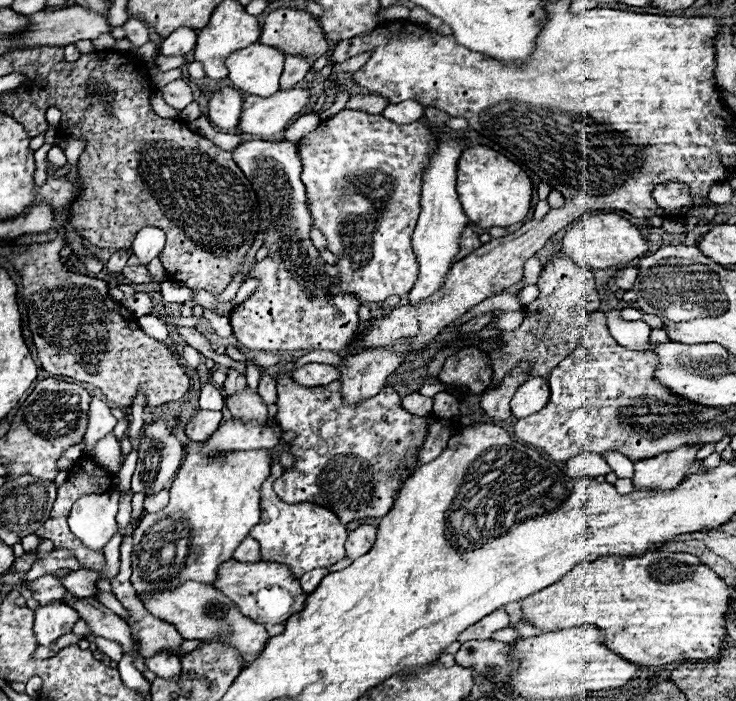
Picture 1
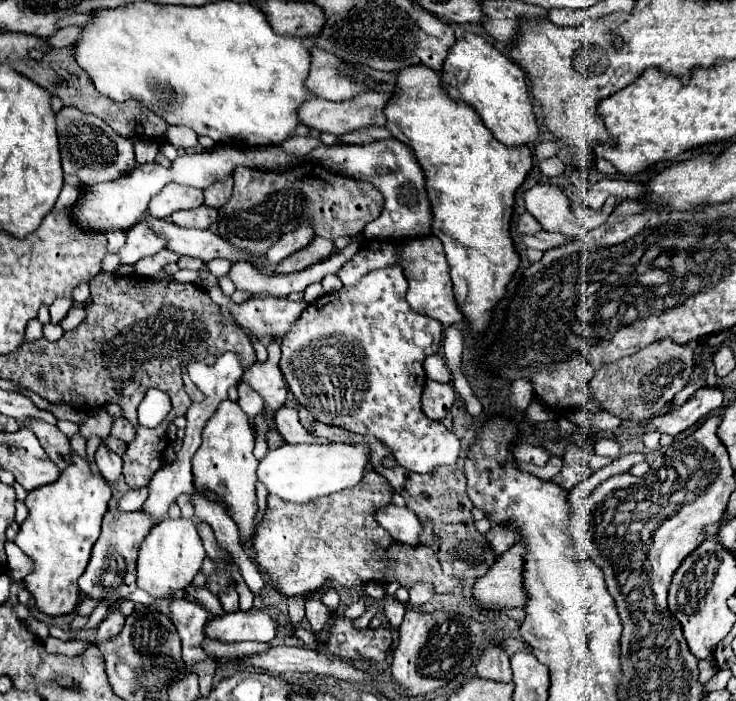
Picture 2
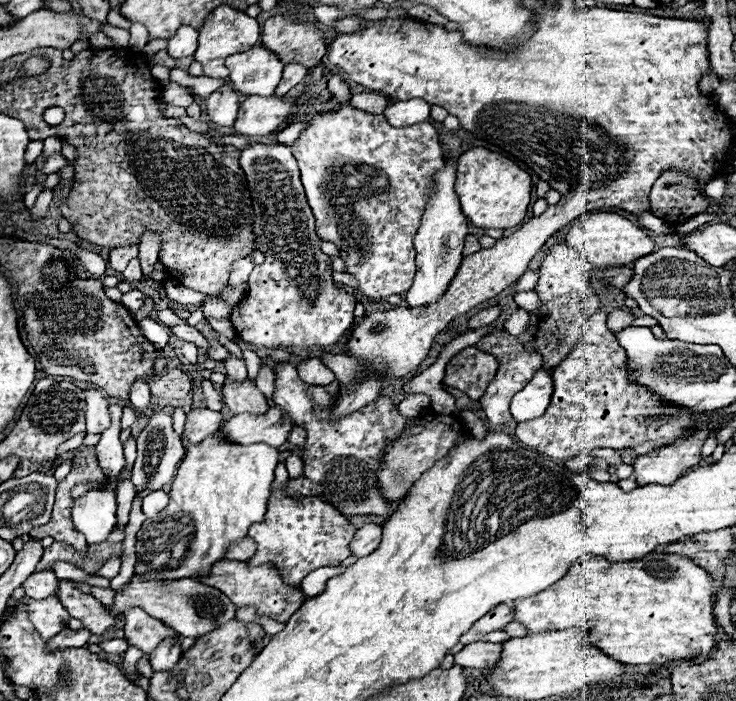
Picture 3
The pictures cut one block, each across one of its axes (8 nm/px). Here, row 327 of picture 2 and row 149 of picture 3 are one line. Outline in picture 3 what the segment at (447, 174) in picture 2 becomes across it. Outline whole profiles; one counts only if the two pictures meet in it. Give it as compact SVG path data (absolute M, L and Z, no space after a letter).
M472 148L458 158L456 186L454 186L462 212L478 228L510 228L524 220L530 204L532 180L530 174L516 166L512 160L504 158L486 148Z

